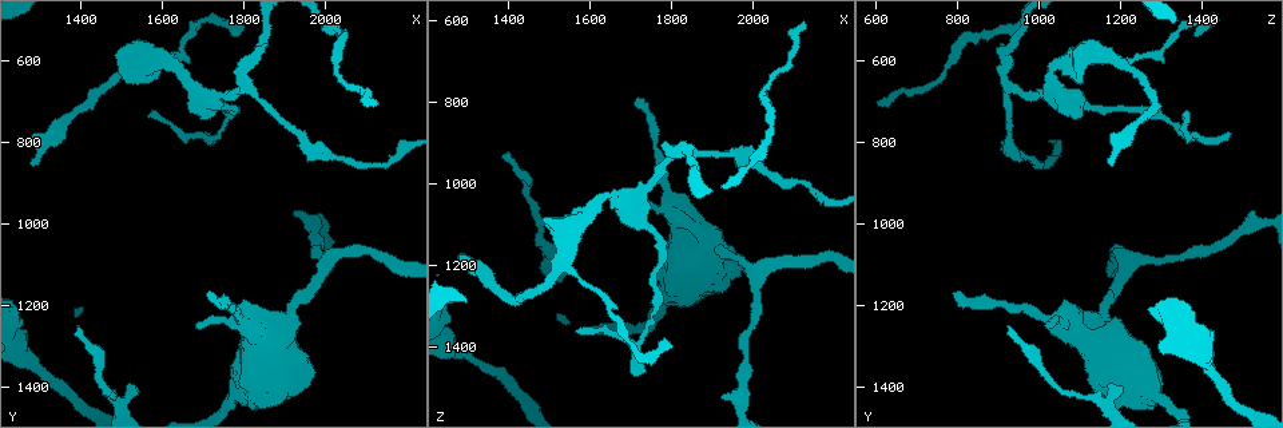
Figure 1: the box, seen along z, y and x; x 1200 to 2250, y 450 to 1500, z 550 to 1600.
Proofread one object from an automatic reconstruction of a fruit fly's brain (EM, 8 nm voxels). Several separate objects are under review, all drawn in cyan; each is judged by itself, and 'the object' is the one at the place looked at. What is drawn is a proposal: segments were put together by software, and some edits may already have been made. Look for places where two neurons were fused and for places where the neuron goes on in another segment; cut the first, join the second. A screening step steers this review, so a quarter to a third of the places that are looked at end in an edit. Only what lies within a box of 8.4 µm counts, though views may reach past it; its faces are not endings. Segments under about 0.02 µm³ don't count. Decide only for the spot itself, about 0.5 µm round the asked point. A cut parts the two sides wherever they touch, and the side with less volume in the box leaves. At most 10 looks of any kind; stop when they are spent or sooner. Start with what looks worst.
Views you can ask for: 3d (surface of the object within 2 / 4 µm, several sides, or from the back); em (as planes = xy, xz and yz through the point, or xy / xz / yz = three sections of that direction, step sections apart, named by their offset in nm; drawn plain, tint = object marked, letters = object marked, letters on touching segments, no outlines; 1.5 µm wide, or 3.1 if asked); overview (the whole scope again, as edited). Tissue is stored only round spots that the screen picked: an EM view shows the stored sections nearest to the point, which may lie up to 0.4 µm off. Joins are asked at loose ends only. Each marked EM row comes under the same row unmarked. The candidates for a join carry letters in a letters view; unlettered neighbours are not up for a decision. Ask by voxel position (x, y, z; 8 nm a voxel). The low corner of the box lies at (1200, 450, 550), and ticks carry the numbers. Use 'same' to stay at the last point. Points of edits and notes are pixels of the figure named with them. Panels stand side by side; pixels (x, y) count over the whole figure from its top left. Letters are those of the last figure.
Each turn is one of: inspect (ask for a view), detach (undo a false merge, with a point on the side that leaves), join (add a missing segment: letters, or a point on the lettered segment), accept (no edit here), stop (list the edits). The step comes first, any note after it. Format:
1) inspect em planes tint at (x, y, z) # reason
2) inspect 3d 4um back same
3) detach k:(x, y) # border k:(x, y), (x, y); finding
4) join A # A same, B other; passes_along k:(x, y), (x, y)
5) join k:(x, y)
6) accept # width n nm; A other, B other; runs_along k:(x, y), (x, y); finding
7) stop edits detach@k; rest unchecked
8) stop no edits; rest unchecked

inspect em planes tint at (1395, 1250, 920)

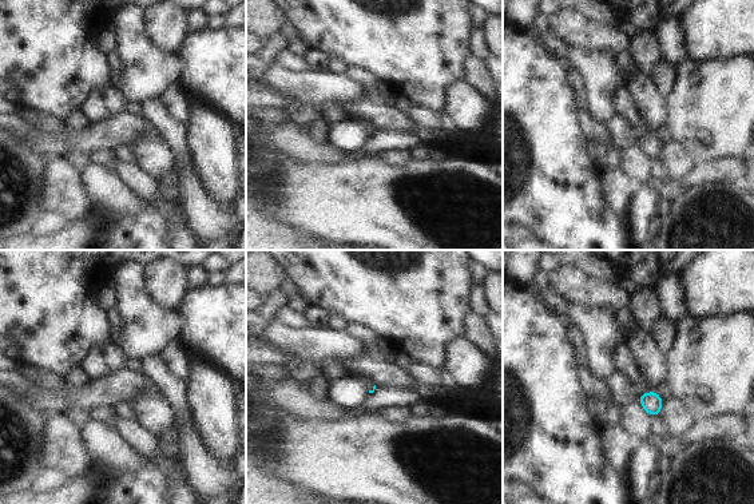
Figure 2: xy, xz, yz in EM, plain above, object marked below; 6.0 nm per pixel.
inspect em planes letters same

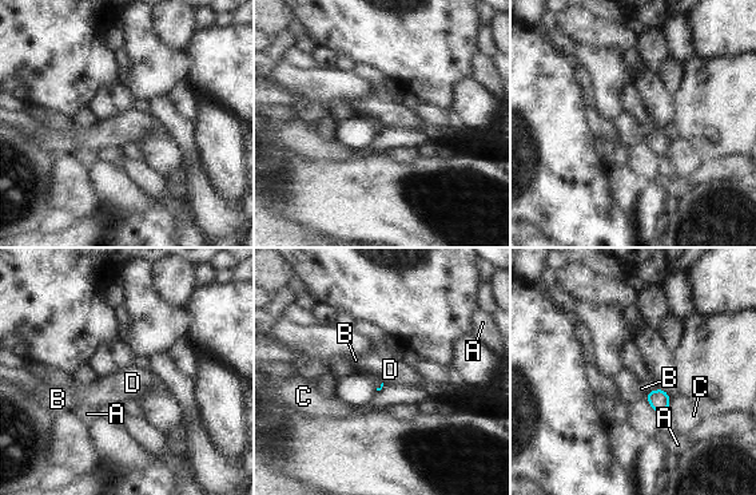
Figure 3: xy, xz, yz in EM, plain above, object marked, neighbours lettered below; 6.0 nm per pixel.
accept # A other, B other, C other, D other; border 3:(648, 391), (644, 398); none of them fits

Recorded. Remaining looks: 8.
inspect em yz step 4 tint at (1805, 670, 930) # three-way junction

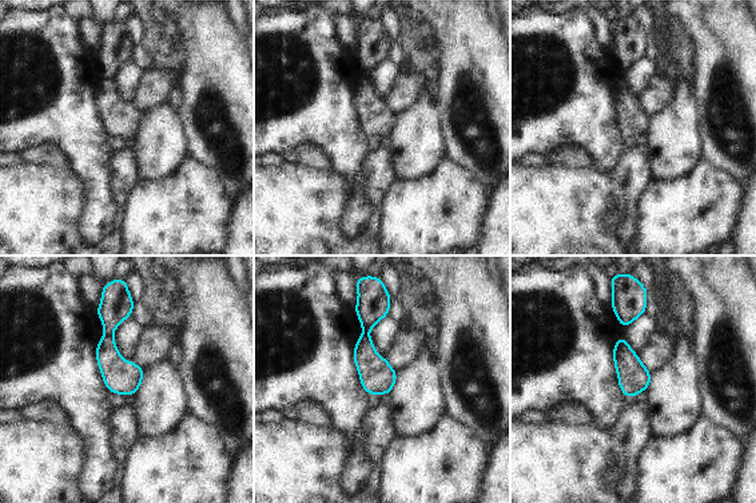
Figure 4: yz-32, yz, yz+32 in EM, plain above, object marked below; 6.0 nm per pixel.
inspect em planes tint same # cut it another way

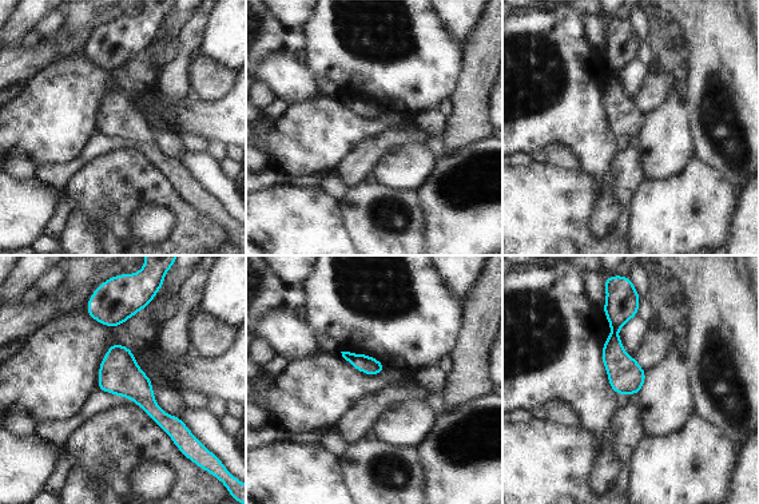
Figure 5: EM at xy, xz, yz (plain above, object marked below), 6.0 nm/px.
inspect em planes letters same # what lies round it

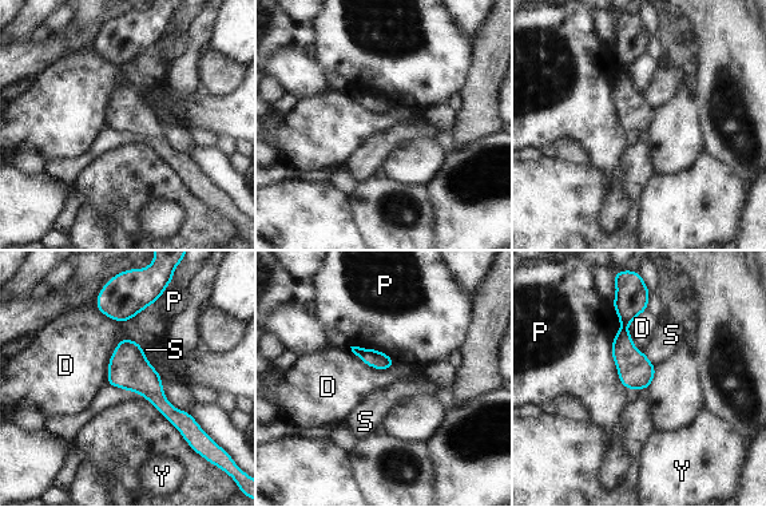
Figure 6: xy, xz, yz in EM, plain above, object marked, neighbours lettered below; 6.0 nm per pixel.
detach 6:(631, 298) # longest_contact P 550 nm; D other, P other, S other, Y other; a second neuron is stuck on

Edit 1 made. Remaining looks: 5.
inspect overview

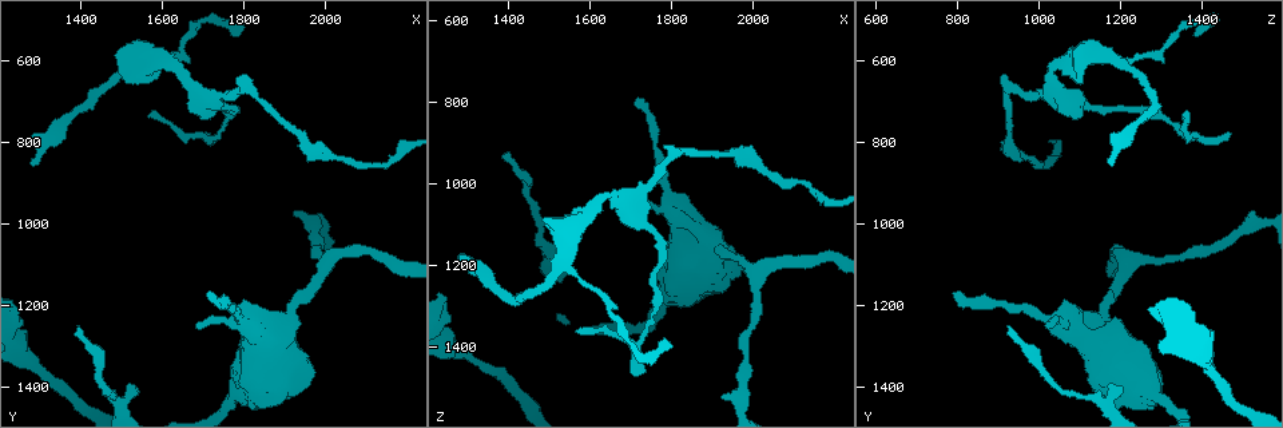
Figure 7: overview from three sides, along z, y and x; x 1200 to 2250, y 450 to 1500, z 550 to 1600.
inspect em planes letters at (1485, 1430, 1125) # thick turns thin

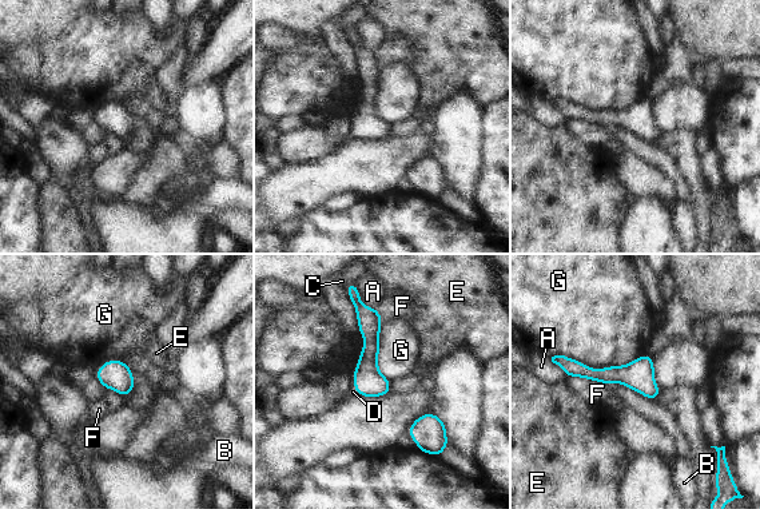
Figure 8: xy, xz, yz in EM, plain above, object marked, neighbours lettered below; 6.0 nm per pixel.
accept # A other, B other, C other, D other, E other, F other, G other; runs_along 8:(350, 286), (384, 392); one neuron here

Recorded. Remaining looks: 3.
stop edits detach@6; rest unchecked

